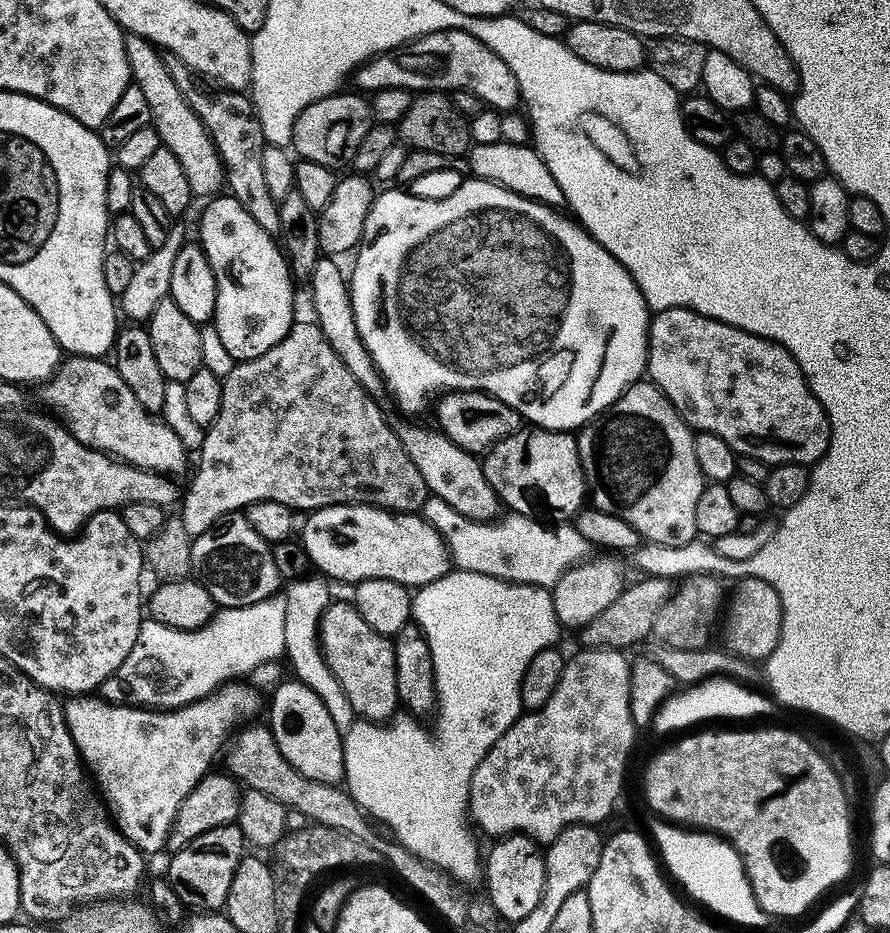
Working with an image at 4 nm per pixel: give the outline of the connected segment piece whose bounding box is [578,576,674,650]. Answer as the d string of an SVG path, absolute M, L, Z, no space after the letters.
M644 576L637 584L629 583L624 592L618 594L618 598L614 598L614 602L610 602L610 606L606 606L606 610L602 610L602 614L598 614L598 618L592 619L586 627L579 629L578 636L584 643L581 645L588 650L594 648L628 650L631 644L636 644L639 640L646 638L649 639L652 636L652 627L658 616L658 610L662 610L664 603L672 597L673 591L673 581L666 576Z

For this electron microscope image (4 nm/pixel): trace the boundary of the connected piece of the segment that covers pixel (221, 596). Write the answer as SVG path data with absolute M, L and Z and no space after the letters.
M243 511L231 512L193 539L191 575L210 590L210 598L220 608L245 608L277 595L281 587L282 579L274 564L272 547L254 526L250 526Z

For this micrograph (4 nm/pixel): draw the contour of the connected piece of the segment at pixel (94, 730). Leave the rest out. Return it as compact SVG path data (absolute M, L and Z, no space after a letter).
M248 682L221 684L216 691L193 704L167 710L109 704L107 700L92 694L69 699L64 704L64 717L74 738L74 746L80 751L81 761L90 769L94 780L96 775L95 783L98 788L100 783L103 803L116 827L140 852L151 854L165 851L172 823L178 814L178 806L182 806L186 794L190 794L197 782L208 775L215 765L212 763L215 762L216 755L225 751L233 733L255 717L252 715L260 708L260 696L250 685L244 683Z

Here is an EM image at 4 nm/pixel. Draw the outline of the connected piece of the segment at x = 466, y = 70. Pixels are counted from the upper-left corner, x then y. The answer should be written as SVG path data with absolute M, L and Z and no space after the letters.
M442 30L414 40L390 52L382 52L364 61L354 73L355 87L361 93L388 92L391 88L405 88L408 94L421 92L468 91L476 95L481 105L487 106L500 114L507 114L515 104L521 103L520 87L506 62L490 50L472 34L462 30Z

